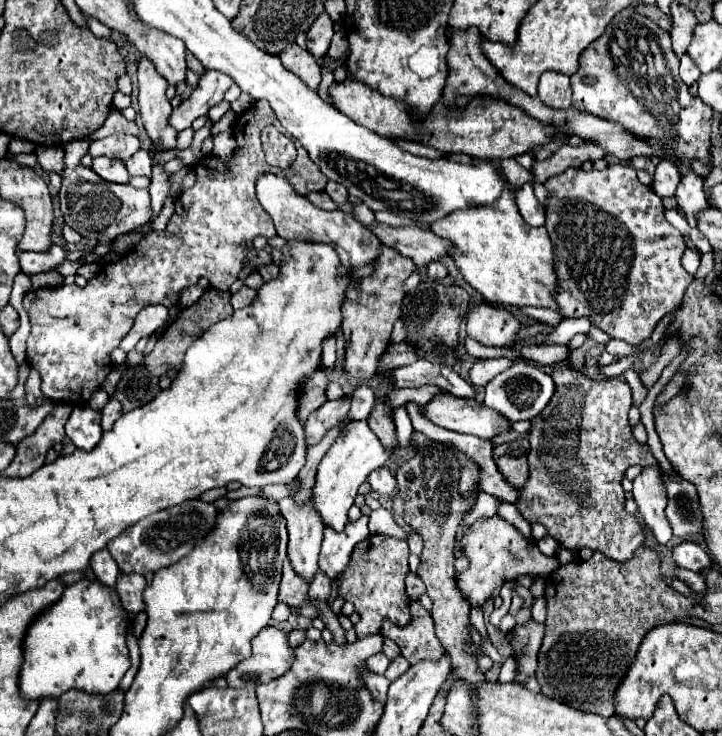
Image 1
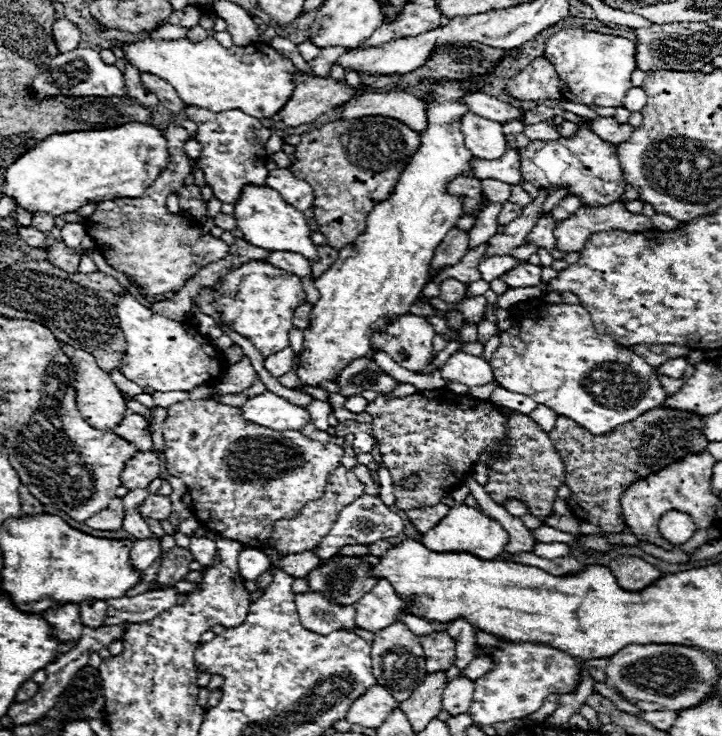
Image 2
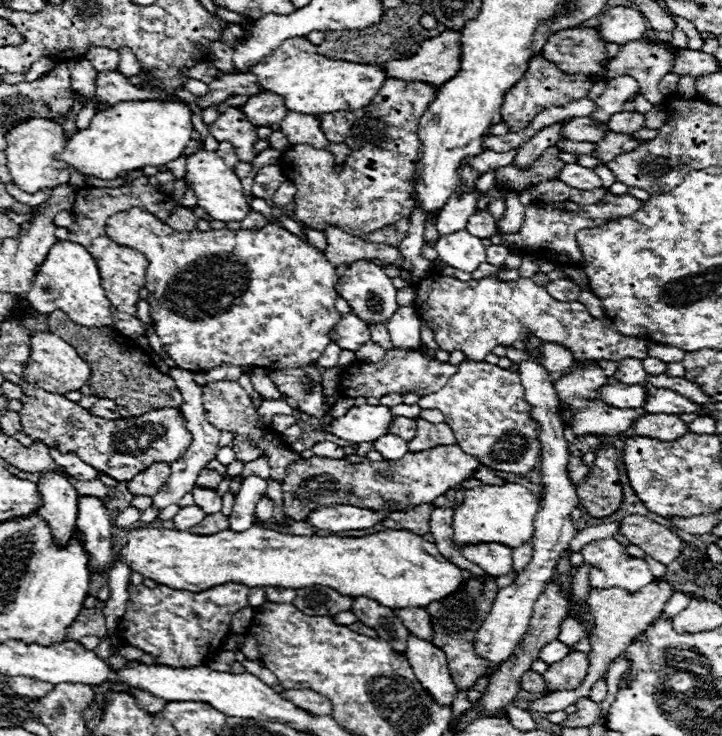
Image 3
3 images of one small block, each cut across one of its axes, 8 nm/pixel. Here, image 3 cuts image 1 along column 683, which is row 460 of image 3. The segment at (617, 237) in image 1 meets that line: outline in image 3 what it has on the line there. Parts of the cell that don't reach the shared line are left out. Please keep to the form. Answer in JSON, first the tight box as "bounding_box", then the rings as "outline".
{"bounding_box":[202,380,302,482],"outline":[[[220,380],[220,382],[210,382],[204,386],[202,392],[202,400],[204,400],[204,418],[214,426],[220,428],[222,432],[232,432],[234,440],[228,444],[234,452],[236,452],[236,460],[238,462],[252,462],[260,456],[268,458],[268,464],[272,468],[270,478],[276,482],[284,482],[286,478],[286,470],[288,464],[300,460],[302,456],[298,452],[294,452],[284,440],[282,436],[274,430],[274,428],[258,428],[258,410],[252,402],[252,398],[248,396],[248,392],[244,388],[238,386],[238,382],[230,382],[230,380]]]}

